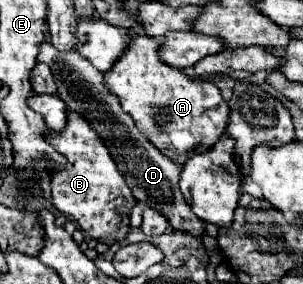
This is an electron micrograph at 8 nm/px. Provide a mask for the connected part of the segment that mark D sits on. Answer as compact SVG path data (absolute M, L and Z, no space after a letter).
M43 42L39 46L39 62L45 62L55 76L57 82L57 94L67 104L67 108L83 114L91 126L99 132L103 142L107 144L119 172L123 172L129 188L135 192L135 198L139 202L147 202L151 208L163 212L167 216L169 224L175 230L191 232L193 236L201 236L205 232L203 222L191 212L189 204L183 200L183 194L179 192L179 172L181 166L177 166L173 160L169 160L157 146L153 146L135 126L131 116L123 112L119 98L111 96L107 92L107 86L103 84L103 74L77 50L59 52L51 42Z

